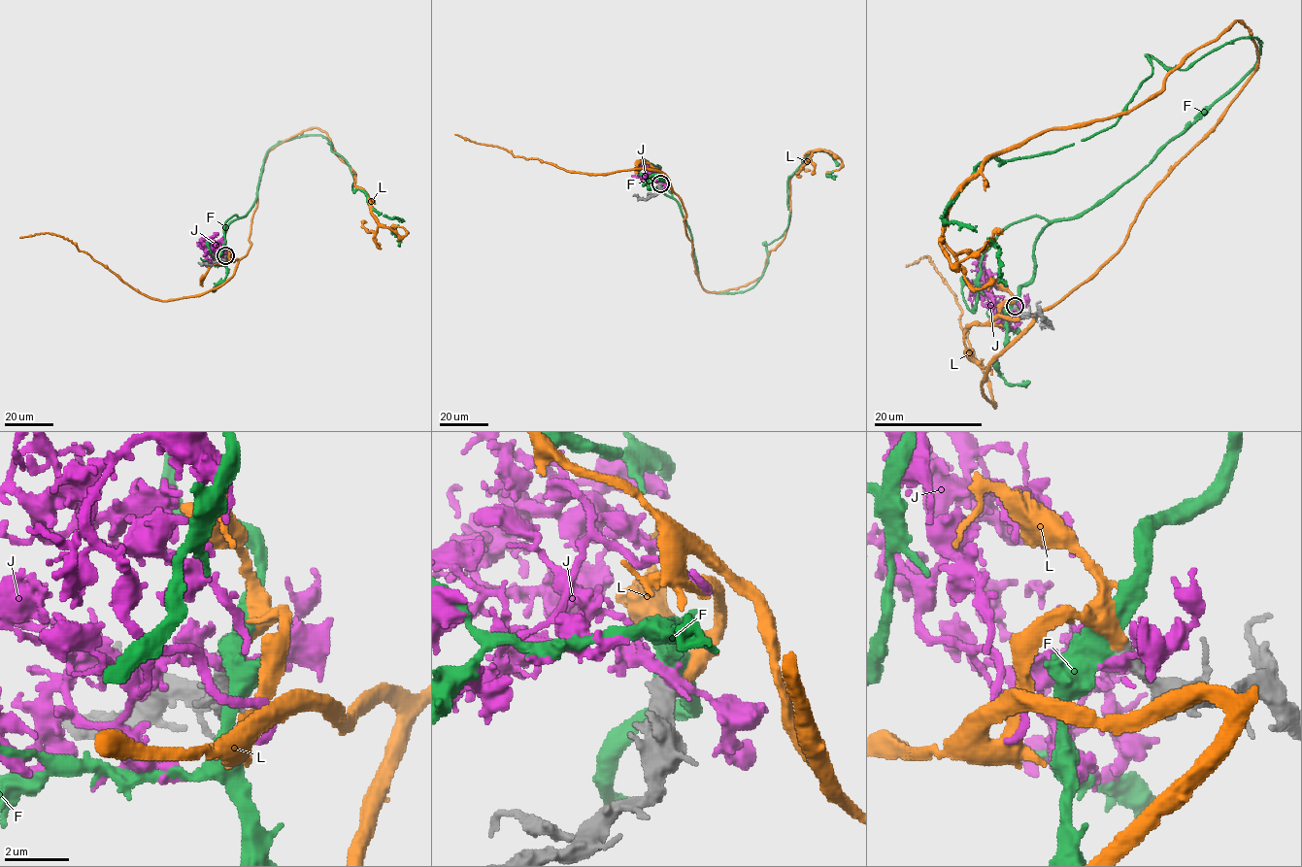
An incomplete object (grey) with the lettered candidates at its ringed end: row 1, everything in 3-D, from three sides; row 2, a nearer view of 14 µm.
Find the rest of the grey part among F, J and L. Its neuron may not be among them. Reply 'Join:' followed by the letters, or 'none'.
Join: L

